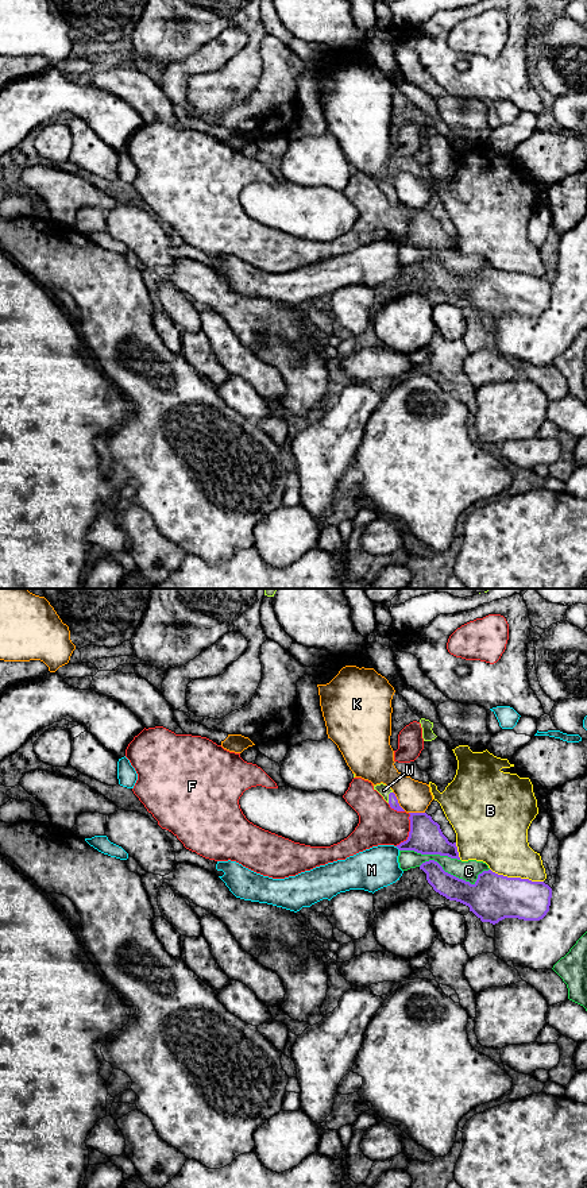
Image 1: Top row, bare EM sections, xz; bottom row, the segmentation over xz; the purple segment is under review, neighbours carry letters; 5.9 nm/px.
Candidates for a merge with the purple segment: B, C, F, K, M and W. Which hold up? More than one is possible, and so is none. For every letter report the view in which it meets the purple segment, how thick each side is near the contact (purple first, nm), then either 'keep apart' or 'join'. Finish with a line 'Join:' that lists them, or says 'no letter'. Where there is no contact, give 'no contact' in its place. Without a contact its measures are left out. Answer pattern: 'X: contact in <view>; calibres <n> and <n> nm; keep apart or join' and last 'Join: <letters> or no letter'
B: contact in xz; calibres 280 and 320 nm; keep apart
C: contact in xz; calibres 260 and 120 nm; keep apart
F: contact in xz; calibres 200 and 240 nm; keep apart
K: contact in xz; calibres 60 and 200 nm; keep apart
M: contact in xz; calibres 200 and 260 nm; keep apart
W: contact in xz; calibres 60 and 70 nm; join
Join: W

